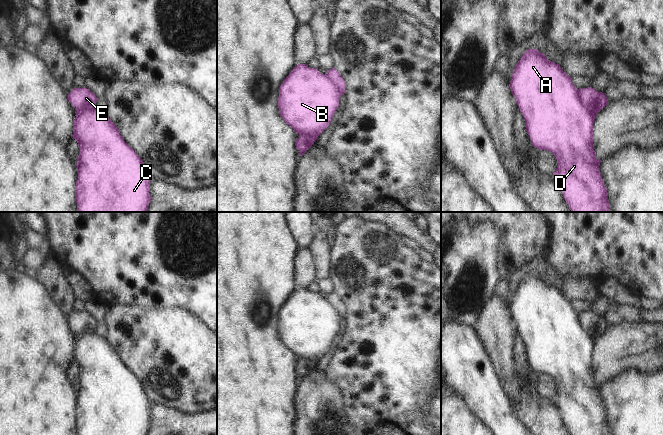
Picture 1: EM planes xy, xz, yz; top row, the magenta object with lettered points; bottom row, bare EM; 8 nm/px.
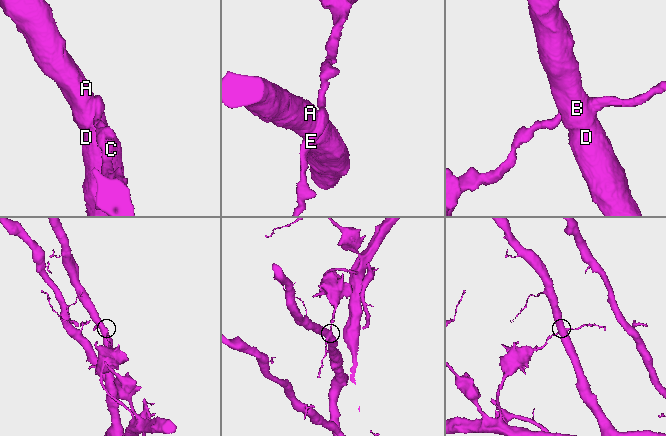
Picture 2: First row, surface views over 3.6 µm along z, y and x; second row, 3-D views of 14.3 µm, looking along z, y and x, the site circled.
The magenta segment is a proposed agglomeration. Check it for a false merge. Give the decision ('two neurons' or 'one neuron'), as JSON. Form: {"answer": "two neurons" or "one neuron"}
{"answer": "two neurons"}

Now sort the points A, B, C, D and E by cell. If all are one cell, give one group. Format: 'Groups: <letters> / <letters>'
Groups: A B C D / E.

